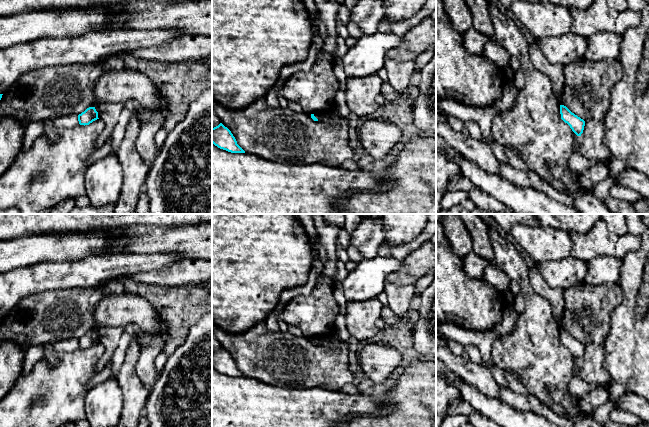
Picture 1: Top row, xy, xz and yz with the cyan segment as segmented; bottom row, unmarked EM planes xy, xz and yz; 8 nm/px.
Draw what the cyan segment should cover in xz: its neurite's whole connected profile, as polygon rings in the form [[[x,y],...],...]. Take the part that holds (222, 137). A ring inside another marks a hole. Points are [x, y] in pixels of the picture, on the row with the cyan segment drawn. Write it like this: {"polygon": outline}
{"polygon": [[[222,123],[212,128],[212,143],[218,148],[231,153],[245,153],[245,151],[237,144],[231,131]]]}

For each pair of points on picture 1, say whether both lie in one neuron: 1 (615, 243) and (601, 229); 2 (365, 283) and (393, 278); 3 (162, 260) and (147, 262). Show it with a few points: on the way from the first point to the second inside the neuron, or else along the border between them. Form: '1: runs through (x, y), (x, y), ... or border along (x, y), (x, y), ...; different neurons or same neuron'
1: runs through (612, 240), (604, 232); same neuron
2: border along (401, 262), (401, 266), (390, 273), (384, 281); different neurons
3: runs through (158, 260), (151, 262); same neuron

